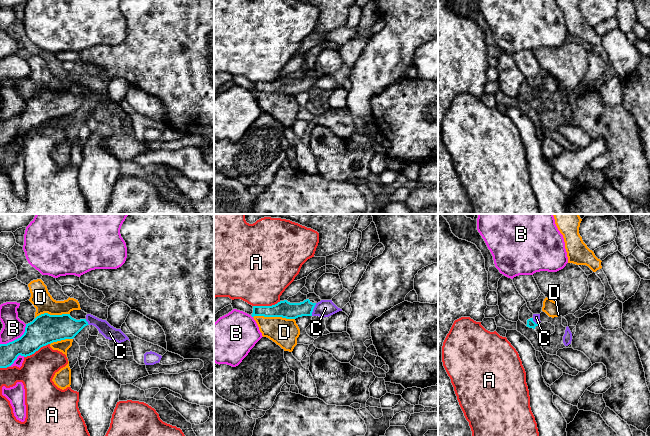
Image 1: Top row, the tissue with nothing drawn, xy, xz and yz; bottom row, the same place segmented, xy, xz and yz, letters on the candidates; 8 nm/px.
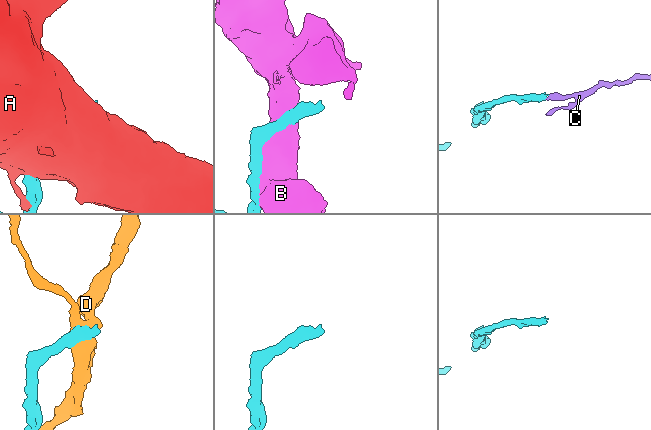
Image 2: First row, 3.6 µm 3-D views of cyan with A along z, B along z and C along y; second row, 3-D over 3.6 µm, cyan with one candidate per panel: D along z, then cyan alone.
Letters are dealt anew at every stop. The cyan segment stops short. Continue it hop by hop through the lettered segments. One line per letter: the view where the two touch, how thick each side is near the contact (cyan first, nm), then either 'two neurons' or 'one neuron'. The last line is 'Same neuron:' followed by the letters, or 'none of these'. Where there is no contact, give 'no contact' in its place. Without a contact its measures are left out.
A: contact in xz; calibres 140 and 460 nm; two neurons
B: contact in xy; calibres 240 and 180 nm; two neurons
C: contact in xz; calibres 140 and 140 nm; two neurons
D: contact in xz; calibres 140 and 220 nm; two neurons
Same neuron: none of these

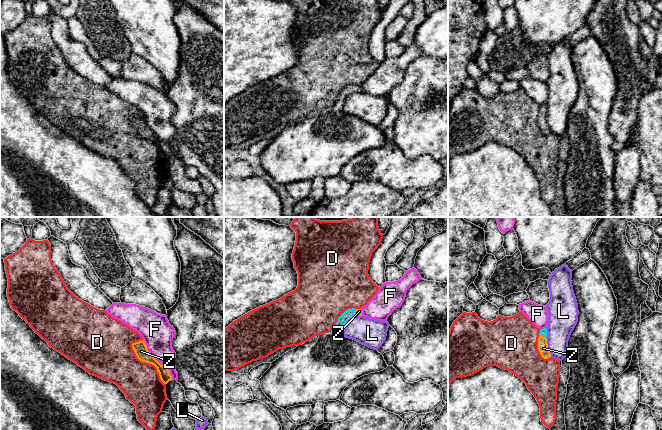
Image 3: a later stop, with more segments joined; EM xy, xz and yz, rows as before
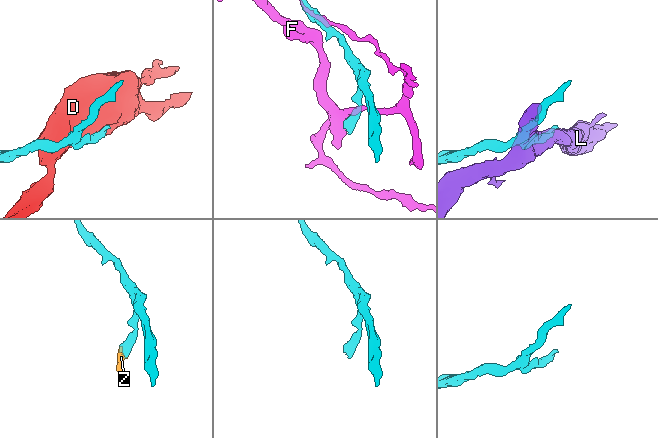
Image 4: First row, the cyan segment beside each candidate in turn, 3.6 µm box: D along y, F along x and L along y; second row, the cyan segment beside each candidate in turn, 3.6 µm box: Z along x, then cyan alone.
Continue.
D: contact in xz; calibres 80 and 460 nm; two neurons
F: contact in yz; calibres 60 and 160 nm; two neurons
L: contact in xz; calibres 80 and 220 nm; two neurons
Z: contact in yz; calibres 60 and 80 nm; one neuron
Same neuron: Z

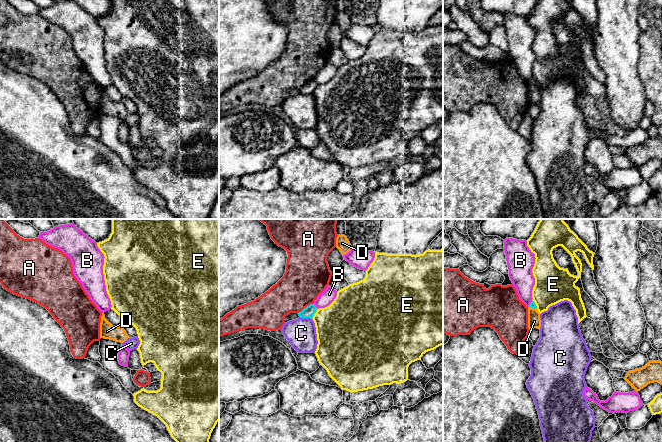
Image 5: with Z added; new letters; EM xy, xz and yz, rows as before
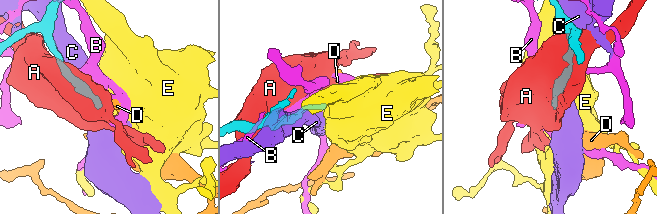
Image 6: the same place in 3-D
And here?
A: contact in xz; calibres 90 and 360 nm; two neurons
B: contact in xz; calibres 90 and 110 nm; two neurons
C: contact in xz; calibres 90 and 240 nm; two neurons
D: contact in yz; calibres 50 and 100 nm; one neuron
E: contact in xz; calibres 90 and 420 nm; two neurons
Same neuron: D

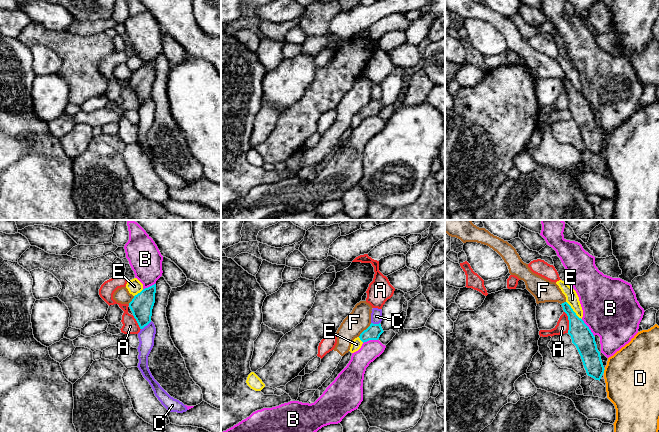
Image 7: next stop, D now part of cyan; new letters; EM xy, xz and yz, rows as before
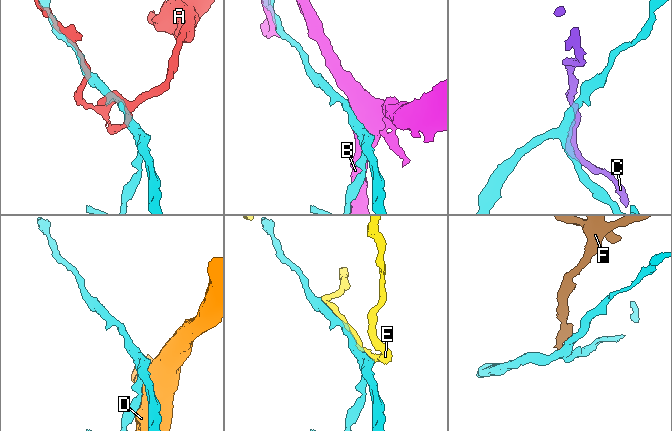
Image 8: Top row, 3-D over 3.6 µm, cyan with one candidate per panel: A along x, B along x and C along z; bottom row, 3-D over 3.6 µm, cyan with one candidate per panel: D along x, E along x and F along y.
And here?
A: contact in yz; calibres 170 and 110 nm; two neurons
B: contact in yz; calibres 170 and 440 nm; two neurons
C: contact in xy; calibres 180 and 130 nm; two neurons
D: contact in yz; calibres 160 and 440 nm; two neurons
E: contact in yz; calibres 170 and 100 nm; two neurons
F: contact in xz; calibres 120 and 180 nm; two neurons
Same neuron: none of these

